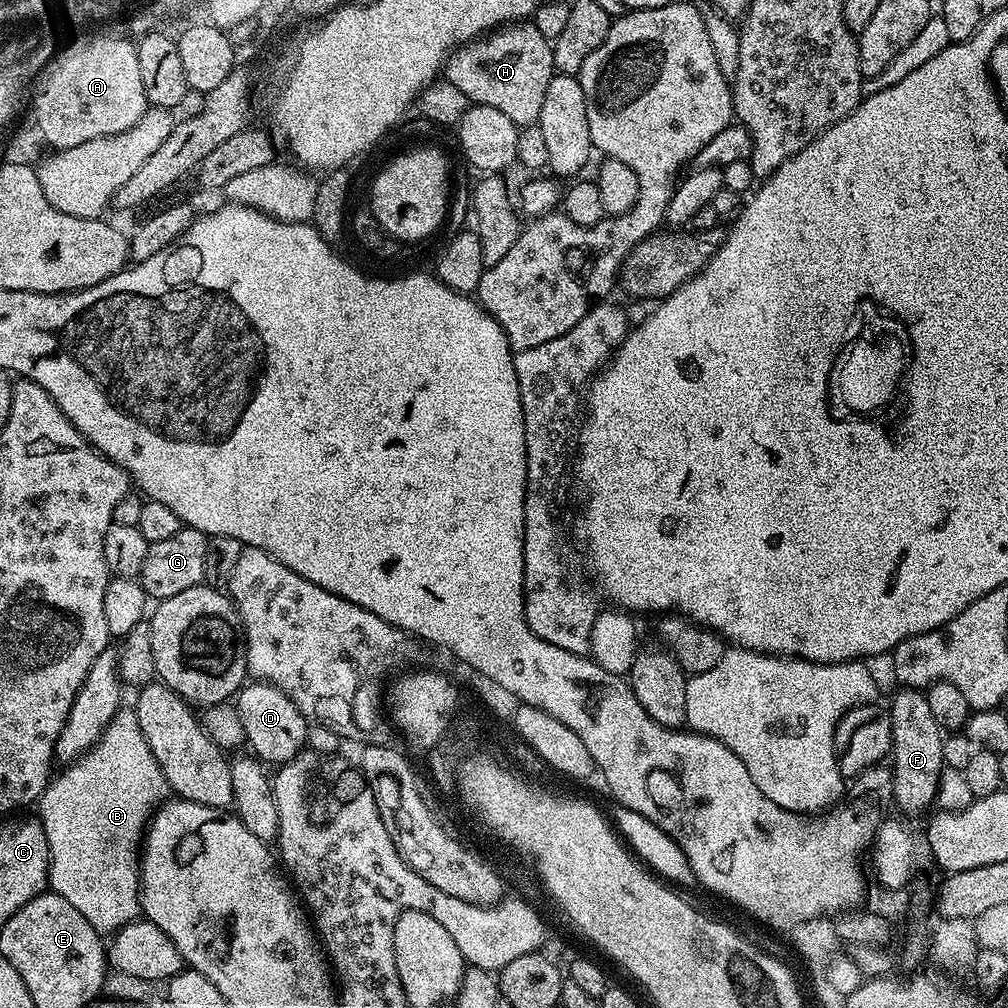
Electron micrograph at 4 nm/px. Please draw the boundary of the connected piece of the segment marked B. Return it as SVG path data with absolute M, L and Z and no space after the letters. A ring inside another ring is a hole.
M132 710L117 712L97 743L63 770L65 772L49 783L38 801L38 819L44 826L48 843L48 883L51 891L66 898L66 902L70 902L70 906L74 906L96 932L115 934L141 915L142 841L146 825L169 795L168 782Z

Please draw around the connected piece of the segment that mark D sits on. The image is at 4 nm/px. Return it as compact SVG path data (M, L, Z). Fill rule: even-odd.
M248 682L236 693L234 707L242 722L244 738L249 748L265 765L289 764L305 751L309 721L300 713L298 706L272 684Z

